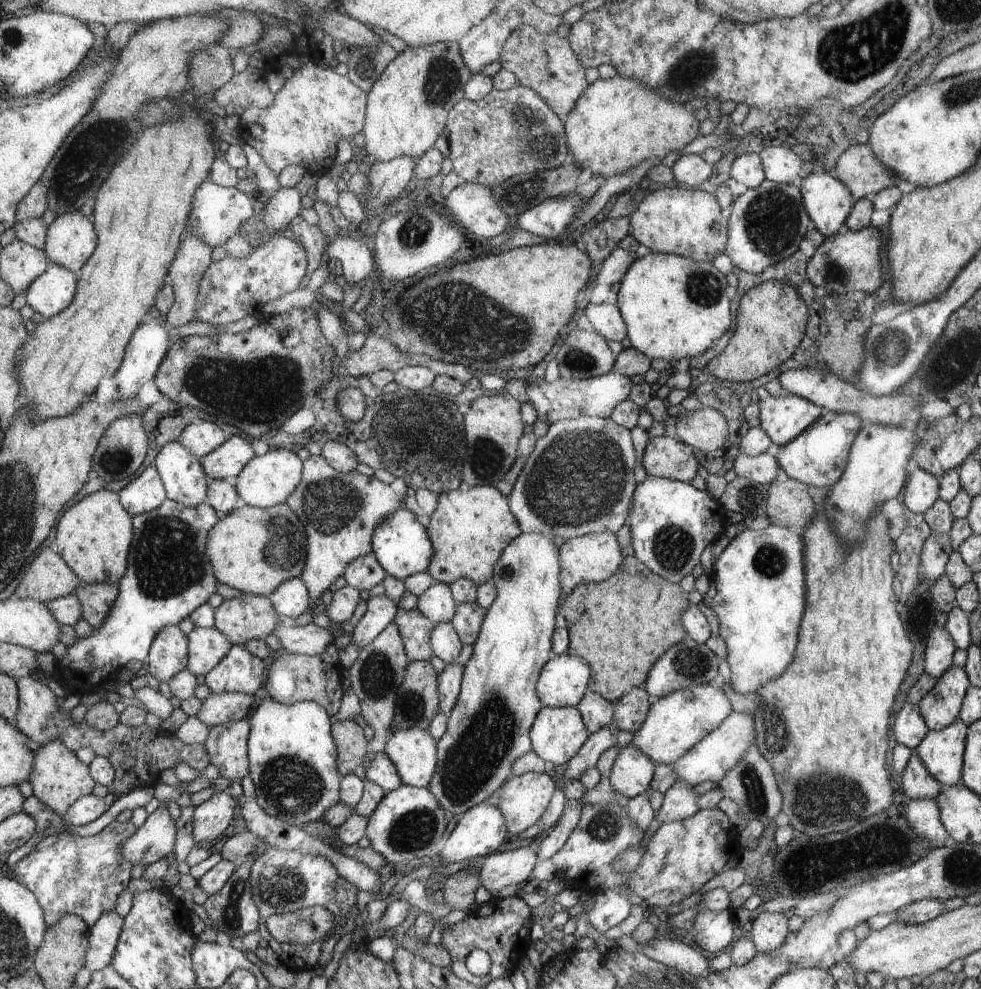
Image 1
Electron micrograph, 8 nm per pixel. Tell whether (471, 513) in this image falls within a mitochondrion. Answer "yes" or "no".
no

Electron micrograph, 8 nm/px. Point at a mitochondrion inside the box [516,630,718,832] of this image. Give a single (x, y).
(688, 662)

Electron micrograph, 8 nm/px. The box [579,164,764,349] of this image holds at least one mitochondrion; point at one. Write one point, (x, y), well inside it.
(704, 288)

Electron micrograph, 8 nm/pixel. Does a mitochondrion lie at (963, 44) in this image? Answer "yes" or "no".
no

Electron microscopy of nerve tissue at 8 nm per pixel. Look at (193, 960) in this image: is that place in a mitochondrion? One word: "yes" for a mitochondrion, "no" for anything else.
no

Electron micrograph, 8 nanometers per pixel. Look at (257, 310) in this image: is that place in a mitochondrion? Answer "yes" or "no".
no

